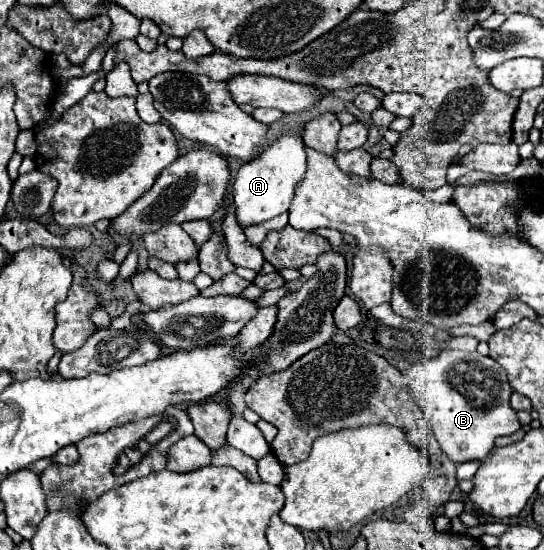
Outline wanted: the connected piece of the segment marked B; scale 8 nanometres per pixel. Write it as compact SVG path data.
M444 349L436 359L414 363L406 375L416 403L432 421L440 449L452 463L486 461L496 437L520 429L516 411L510 405L512 387L504 369L492 357Z

